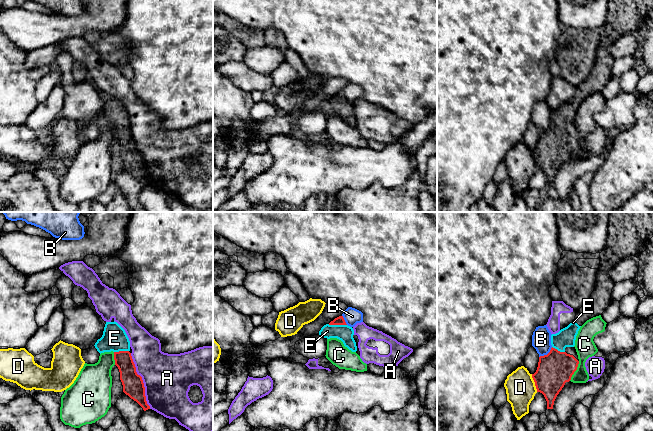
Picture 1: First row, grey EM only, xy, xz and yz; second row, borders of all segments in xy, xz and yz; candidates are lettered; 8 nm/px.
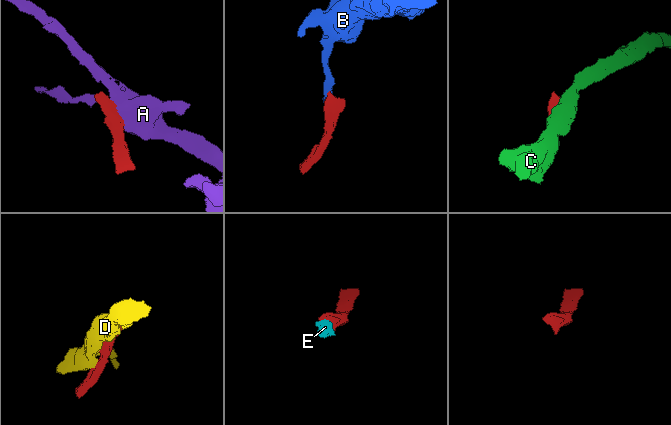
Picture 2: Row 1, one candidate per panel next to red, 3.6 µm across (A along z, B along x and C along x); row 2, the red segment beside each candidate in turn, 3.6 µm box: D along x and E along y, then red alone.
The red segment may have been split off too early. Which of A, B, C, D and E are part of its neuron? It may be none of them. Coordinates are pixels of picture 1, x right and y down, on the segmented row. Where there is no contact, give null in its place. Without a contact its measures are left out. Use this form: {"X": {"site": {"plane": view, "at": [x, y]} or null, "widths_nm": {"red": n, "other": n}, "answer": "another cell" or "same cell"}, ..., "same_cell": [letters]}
{"A": {"site": {"plane": "xy", "at": [142, 381]}, "widths_nm": {"red": 170, "other": 400}, "answer": "another cell"}, "B": {"site": {"plane": "yz", "at": [547, 354]}, "widths_nm": {"red": 280, "other": 160}, "answer": "another cell"}, "C": {"site": {"plane": "yz", "at": [575, 370]}, "widths_nm": {"red": 280, "other": 160}, "answer": "another cell"}, "D": {"site": {"plane": "yz", "at": [535, 383]}, "widths_nm": {"red": 280, "other": 240}, "answer": "another cell"}, "E": {"site": {"plane": "xz", "at": [337, 324]}, "widths_nm": {"red": 70, "other": 130}, "answer": "same cell"}, "same_cell": ["E"]}

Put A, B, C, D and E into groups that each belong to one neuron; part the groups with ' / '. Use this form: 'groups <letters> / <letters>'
groups A / B / C / D / E

